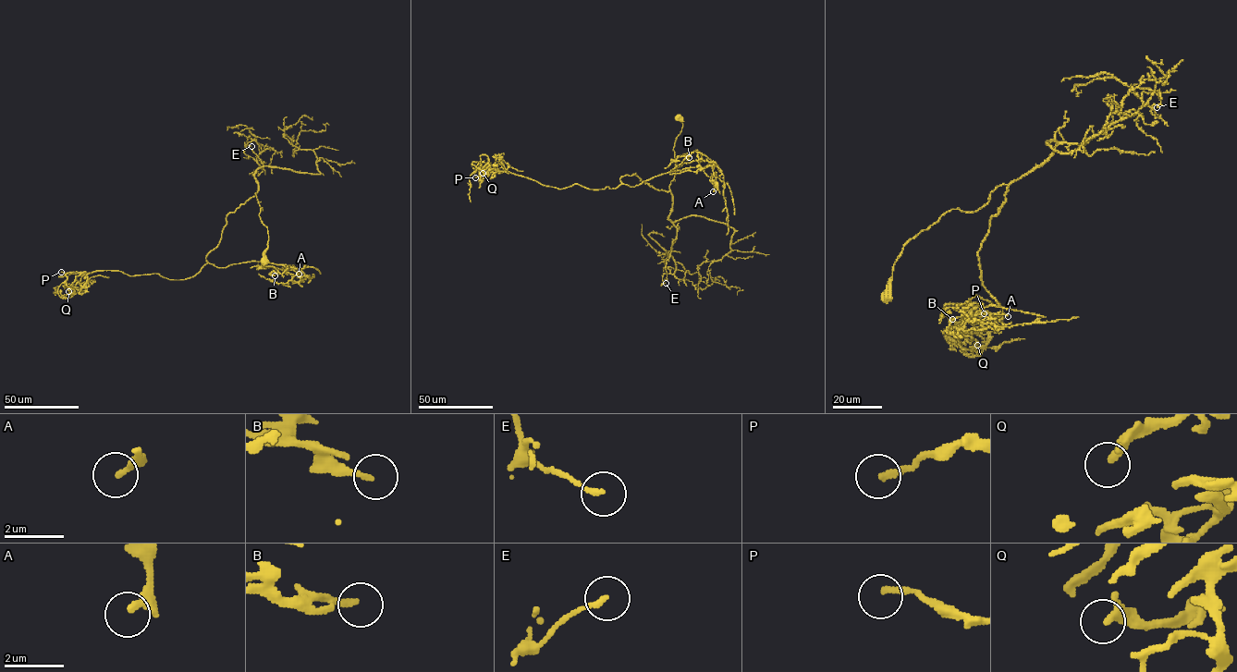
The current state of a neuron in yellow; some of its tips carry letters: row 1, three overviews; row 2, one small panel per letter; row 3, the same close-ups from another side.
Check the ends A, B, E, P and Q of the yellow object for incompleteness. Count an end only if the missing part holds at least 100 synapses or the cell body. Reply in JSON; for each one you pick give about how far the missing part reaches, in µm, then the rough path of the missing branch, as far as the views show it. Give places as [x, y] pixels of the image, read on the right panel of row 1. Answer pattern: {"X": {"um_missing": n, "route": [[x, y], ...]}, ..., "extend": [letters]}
{"P": {"um_missing": 60, "route": [[984, 313], [1004, 311], [1052, 326], [1071, 327], [1092, 323]]}, "extend": ["P"]}

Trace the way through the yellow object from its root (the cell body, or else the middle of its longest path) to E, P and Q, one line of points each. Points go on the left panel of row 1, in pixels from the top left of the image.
E: (263, 262), (268, 234), (254, 176), (263, 168), (257, 158), (262, 149), (248, 136), (251, 146)
P: (263, 262), (268, 234), (255, 193), (227, 214), (219, 244), (193, 276), (61, 272)
Q: (263, 262), (268, 234), (255, 193), (227, 214), (219, 244), (193, 276), (99, 270), (68, 291)

